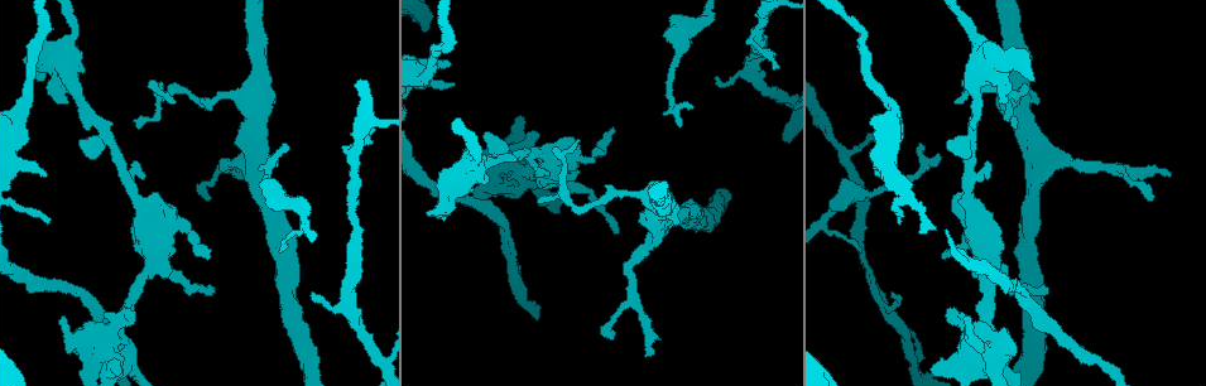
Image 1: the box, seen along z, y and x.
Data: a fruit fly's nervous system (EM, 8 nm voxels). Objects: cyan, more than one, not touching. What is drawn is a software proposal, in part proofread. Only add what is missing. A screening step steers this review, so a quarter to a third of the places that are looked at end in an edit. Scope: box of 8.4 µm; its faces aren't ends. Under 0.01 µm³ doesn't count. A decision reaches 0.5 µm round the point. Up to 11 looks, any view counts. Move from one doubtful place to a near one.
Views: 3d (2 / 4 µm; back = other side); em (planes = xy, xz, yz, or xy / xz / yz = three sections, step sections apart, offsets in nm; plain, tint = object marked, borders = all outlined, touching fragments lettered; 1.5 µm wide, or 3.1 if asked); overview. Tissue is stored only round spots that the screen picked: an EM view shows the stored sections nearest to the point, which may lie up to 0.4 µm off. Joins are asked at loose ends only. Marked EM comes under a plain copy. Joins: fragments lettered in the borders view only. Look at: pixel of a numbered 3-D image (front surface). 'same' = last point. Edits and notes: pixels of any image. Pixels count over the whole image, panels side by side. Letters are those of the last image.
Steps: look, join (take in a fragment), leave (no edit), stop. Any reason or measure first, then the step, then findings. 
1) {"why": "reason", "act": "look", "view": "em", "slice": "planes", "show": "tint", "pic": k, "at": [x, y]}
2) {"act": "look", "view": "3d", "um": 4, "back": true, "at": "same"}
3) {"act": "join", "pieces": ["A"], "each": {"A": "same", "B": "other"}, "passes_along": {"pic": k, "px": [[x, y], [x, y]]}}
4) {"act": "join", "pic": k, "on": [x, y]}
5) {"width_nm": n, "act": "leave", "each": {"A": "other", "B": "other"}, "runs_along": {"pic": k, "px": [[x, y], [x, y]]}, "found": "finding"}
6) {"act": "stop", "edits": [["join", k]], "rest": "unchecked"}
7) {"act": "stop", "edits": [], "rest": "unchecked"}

{"why": "an open end", "act": "look", "view": "em", "slice": "xz", "step": 8, "show": "tint", "pic": 1, "at": [83, 140]}

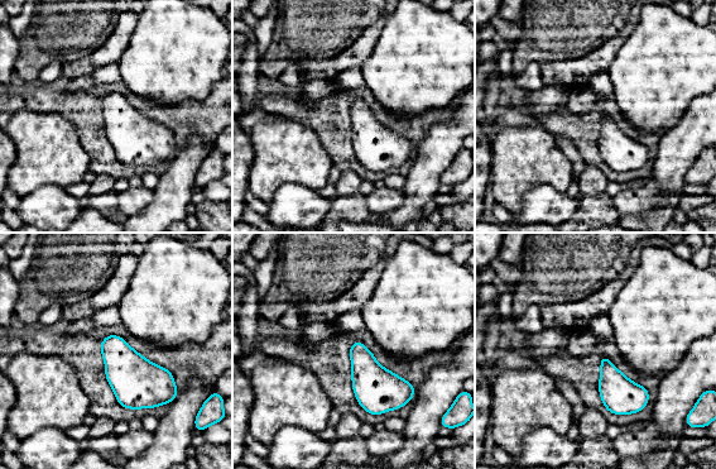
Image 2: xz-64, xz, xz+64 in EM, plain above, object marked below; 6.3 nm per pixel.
{"act": "look", "view": "em", "slice": "planes", "show": "borders", "at": "same"}

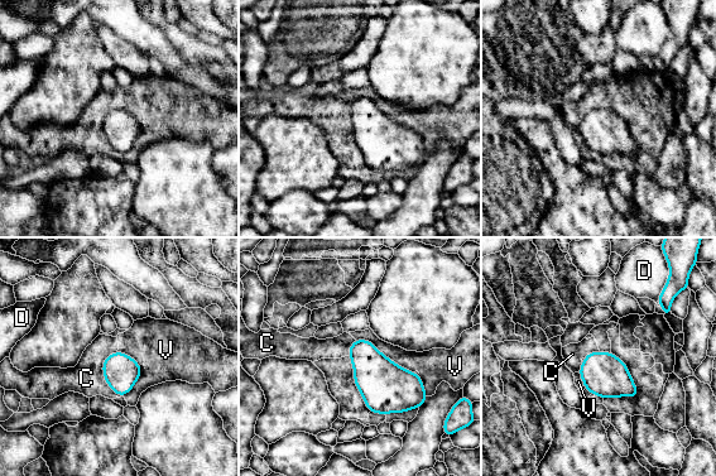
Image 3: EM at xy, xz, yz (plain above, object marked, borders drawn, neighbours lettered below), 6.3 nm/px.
{"width_nm": 190, "act": "leave", "each": {"C": "other", "D": "other", "V": "other"}, "border": {"pic": 3, "px": [[115, 351], [102, 375], [118, 394]]}, "found": "no lettered fragment goes on from it"}

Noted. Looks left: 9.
{"why": "free end", "act": "look", "view": "3d", "um": 4, "pic": 1, "at": [44, 177]}

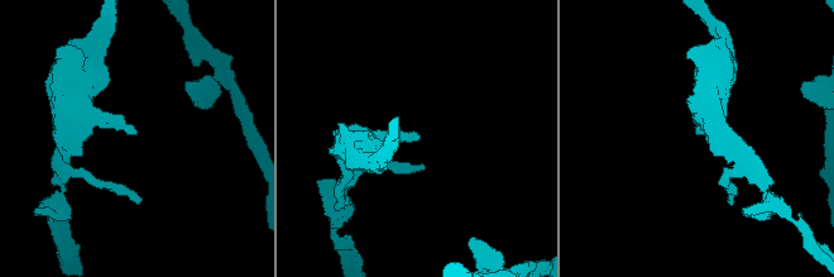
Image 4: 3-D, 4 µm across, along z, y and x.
{"act": "look", "view": "em", "slice": "planes", "show": "borders", "pic": 4, "at": [419, 135]}

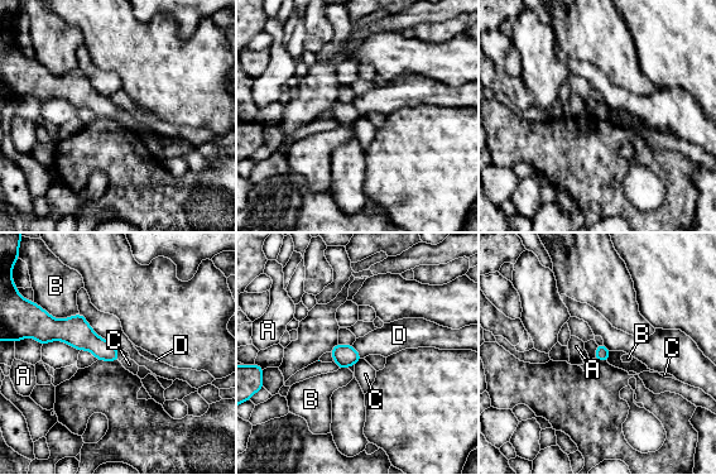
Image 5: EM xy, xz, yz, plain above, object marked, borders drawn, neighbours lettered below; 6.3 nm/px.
{"act": "leave", "each": {"A": "other", "B": "other", "C": "other", "D": "other"}, "runs_along": {"pic": 5, "px": [[42, 335], [78, 334], [114, 358]]}, "found": "none of them fits"}

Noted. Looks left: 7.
{"act": "look", "view": "3d", "um": 2, "pic": 1, "at": [464, 149]}

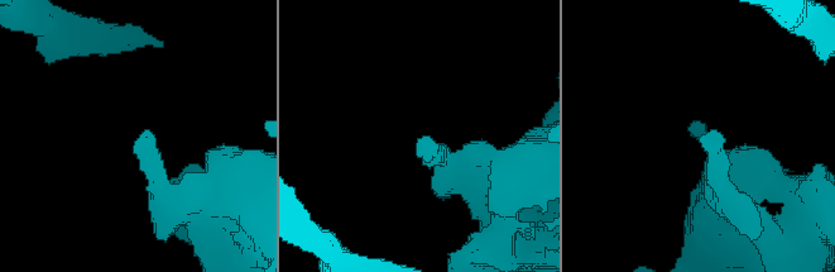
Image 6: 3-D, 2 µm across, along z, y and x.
{"act": "look", "view": "em", "slice": "planes", "show": "tint", "pic": 6, "at": [144, 132]}

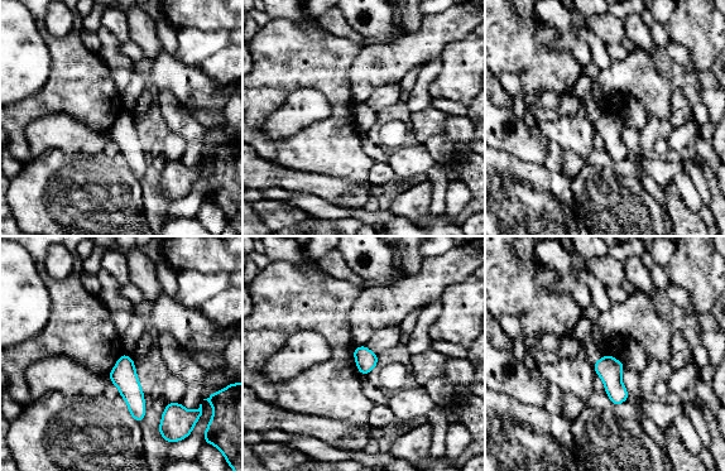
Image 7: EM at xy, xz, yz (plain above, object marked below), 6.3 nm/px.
{"why": "what lies round it", "act": "look", "view": "em", "slice": "planes", "show": "borders", "at": "same"}

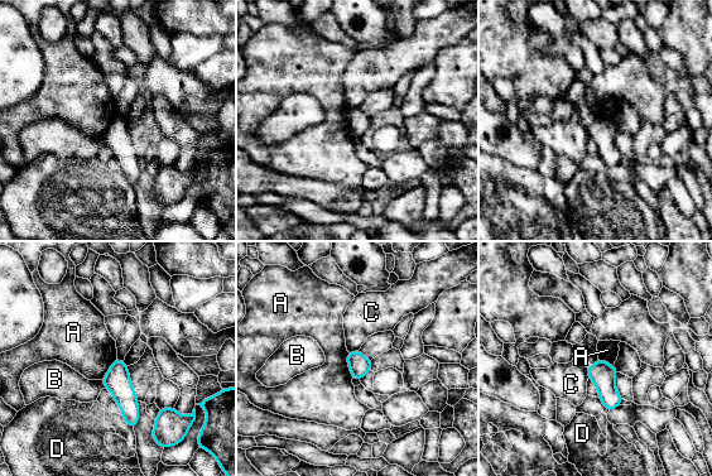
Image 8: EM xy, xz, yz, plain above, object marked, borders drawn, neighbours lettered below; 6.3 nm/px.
{"longest_contact_nm": ["A", 170], "act": "leave", "each": {"A": "other", "B": "other", "C": "other", "D": "other"}, "border": {"pic": 8, "px": [[347, 352], [347, 366], [354, 378]]}, "found": "none of them fits"}

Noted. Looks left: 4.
{"why": "tapers out", "act": "look", "view": "em", "slice": "planes", "show": "borders", "pic": 1, "at": [614, 333]}

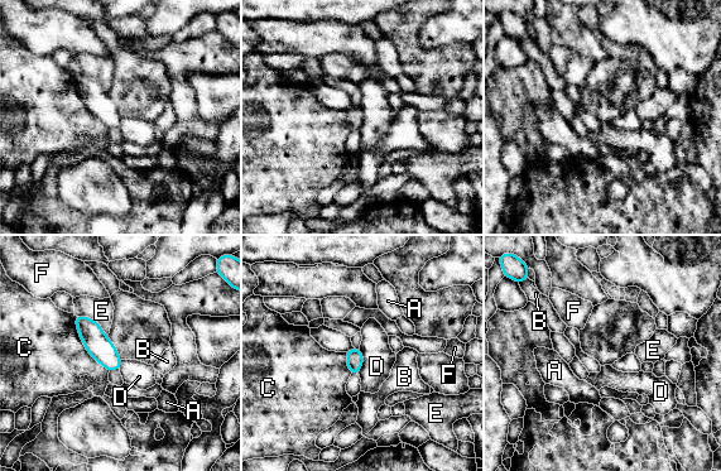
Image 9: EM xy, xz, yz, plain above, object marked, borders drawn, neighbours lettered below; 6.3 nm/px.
{"width_nm": 110, "act": "leave", "each": {"A": "other", "B": "other", "C": "other", "D": "other", "E": "other", "F": "other"}, "border": {"pic": 9, "px": [[360, 349], [363, 366], [357, 373]]}, "found": "no lettered fragment goes on from it"}

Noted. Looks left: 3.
{"act": "stop", "edits": [], "rest": "unchecked"}

